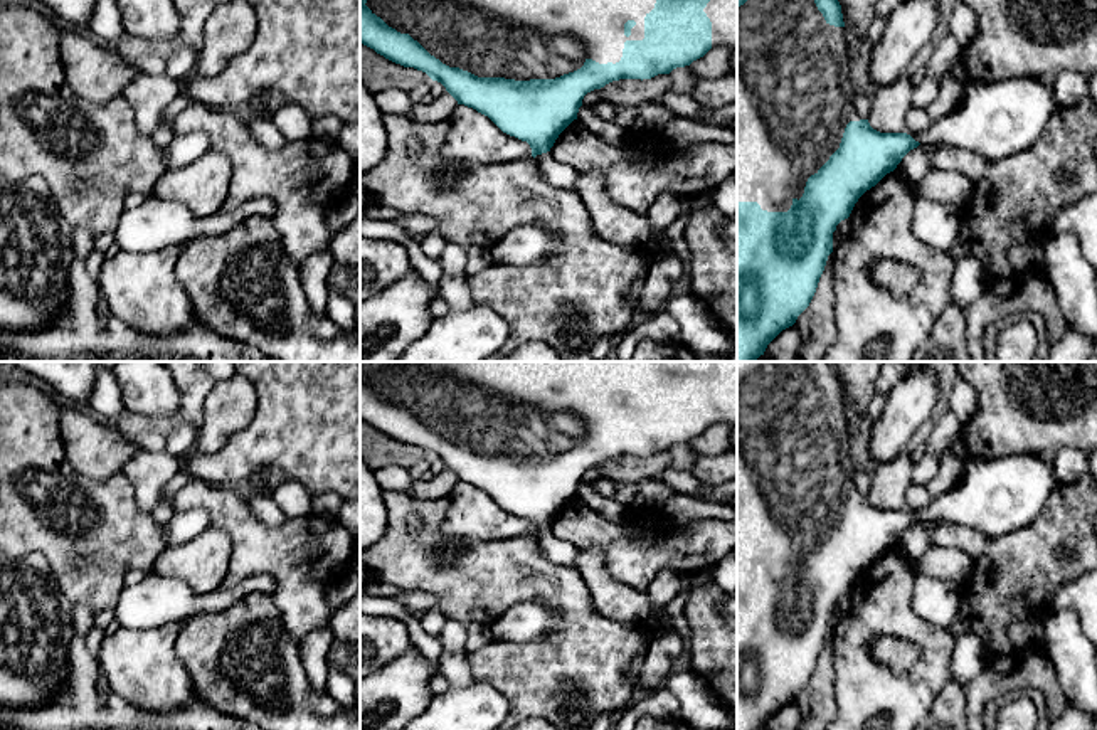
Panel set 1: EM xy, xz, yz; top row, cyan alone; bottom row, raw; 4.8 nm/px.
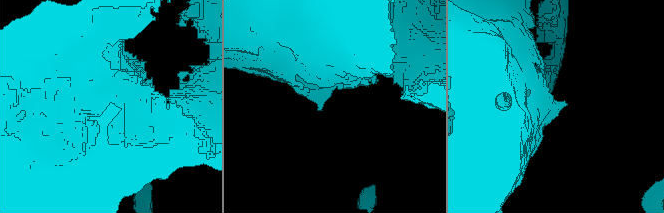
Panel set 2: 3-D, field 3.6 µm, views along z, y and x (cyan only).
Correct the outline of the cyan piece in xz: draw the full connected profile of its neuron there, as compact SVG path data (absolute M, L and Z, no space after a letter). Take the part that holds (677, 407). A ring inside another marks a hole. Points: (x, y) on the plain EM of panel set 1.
M360 362L360 419L385 436L426 449L468 484L488 493L503 510L527 518L532 533L550 528L559 511L577 496L587 469L619 456L651 456L690 442L712 424L737 426L737 362Z

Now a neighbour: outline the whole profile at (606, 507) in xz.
M580 483L577 489L577 496L596 513L601 516L614 521L614 523L624 523L629 518L629 511L624 505L602 496L596 489L589 486L589 483Z

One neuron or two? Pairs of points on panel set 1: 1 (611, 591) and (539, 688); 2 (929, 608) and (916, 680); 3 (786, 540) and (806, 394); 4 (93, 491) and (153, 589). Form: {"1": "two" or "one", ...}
{"1": "two", "2": "two", "3": "one", "4": "two"}

